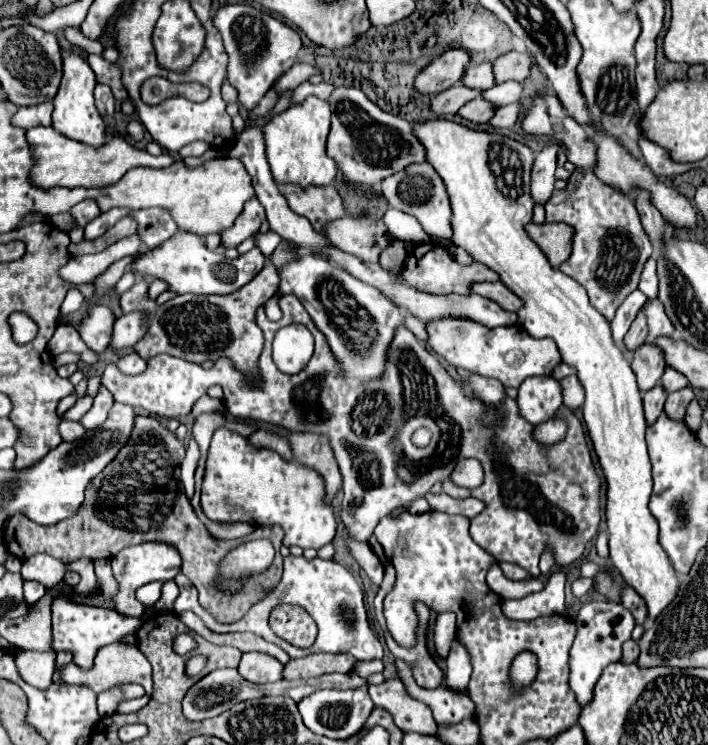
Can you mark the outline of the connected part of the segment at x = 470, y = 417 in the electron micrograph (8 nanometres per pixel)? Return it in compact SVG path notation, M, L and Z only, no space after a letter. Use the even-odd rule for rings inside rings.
M282 295L278 305L282 309L280 321L270 321L264 307L256 313L258 325L266 337L260 355L264 383L258 389L244 381L230 359L218 359L210 369L204 369L202 365L172 355L146 359L146 371L134 377L122 375L114 363L108 363L104 369L104 387L114 393L118 403L172 419L188 415L202 395L202 389L220 385L224 389L224 405L236 419L264 421L288 431L326 435L342 473L344 499L340 519L354 541L368 541L384 515L424 497L436 481L442 481L444 493L450 497L476 497L486 503L484 511L470 520L470 535L498 563L516 563L532 577L538 577L538 561L548 547L560 569L584 555L586 543L598 533L600 479L588 453L582 423L568 407L560 405L554 415L568 425L566 439L556 447L544 447L532 437L536 425L520 417L516 399L504 403L504 427L482 431L482 403L464 393L464 387L444 371L438 359L406 327L396 331L384 379L356 389L346 387L326 337L316 329L302 303L292 295ZM286 323L306 325L316 339L316 353L296 375L282 373L272 361L272 339ZM418 427L428 427L432 431L432 441L424 449L414 447L410 441L410 435ZM466 457L478 459L484 467L486 479L478 489L462 489L448 479L454 465Z

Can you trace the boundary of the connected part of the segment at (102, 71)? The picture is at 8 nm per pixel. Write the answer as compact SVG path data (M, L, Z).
M88 55L88 63L90 63L92 71L96 73L98 83L110 85L116 99L120 99L120 101L128 99L128 91L122 83L122 73L120 73L120 67L116 63L108 63L102 55Z

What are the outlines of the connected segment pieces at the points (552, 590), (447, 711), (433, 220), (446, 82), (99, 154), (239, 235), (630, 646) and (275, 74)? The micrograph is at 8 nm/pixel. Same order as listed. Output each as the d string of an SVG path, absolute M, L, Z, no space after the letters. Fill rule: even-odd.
M562 571L554 573L554 577L548 579L546 587L540 593L526 595L524 599L512 601L506 599L502 605L502 611L508 619L518 621L530 621L540 615L564 615L564 583L566 575Z
M396 661L396 669L398 669L408 693L432 709L436 725L450 727L468 717L474 717L474 705L472 705L468 693L452 693L448 687L428 691L428 689L422 689L416 685L416 681L412 677L412 669L404 661Z
M428 163L410 165L408 169L394 173L392 177L386 177L382 181L382 193L390 207L414 215L430 237L444 237L448 241L452 239L452 225L450 225L452 207L448 201L448 193L444 189L444 181L440 181L440 175L432 169L432 165Z
M448 49L432 63L428 63L416 77L414 87L422 95L438 95L458 83L468 67L468 53L464 49Z
M34 127L26 131L26 139L28 145L32 149L32 157L34 157L34 165L30 171L30 179L32 183L36 183L36 187L40 189L52 189L52 187L108 187L114 185L122 179L122 175L138 165L146 165L146 167L168 167L174 159L168 153L162 153L160 157L154 157L146 151L140 151L132 145L126 143L126 139L114 135L108 139L106 145L102 145L102 149L78 143L78 141L70 141L64 135L56 133L52 127Z
M254 195L252 201L248 201L248 205L244 205L244 211L236 219L236 223L230 229L226 229L224 233L220 233L222 235L220 245L222 247L238 247L244 239L252 237L260 229L264 219L266 219L264 207L260 205L258 197Z
M626 641L622 649L622 663L636 663L638 659L638 643L636 641Z
M250 5L220 7L214 17L214 27L220 31L226 53L230 57L228 83L236 87L238 103L242 103L250 111L260 103L260 99L268 93L268 89L272 89L278 77L294 65L296 53L302 47L300 35L294 29L290 29L286 23ZM248 55L256 55L256 57L248 57Z

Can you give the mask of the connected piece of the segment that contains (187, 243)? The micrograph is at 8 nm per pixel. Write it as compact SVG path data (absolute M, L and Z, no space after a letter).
M178 231L172 239L168 239L164 245L140 255L132 269L140 275L154 275L158 279L164 279L170 283L170 289L176 293L194 293L194 295L228 295L244 287L248 281L252 281L260 269L264 267L266 257L258 247L250 249L246 255L240 255L236 259L226 259L220 253L208 251L202 237L186 231Z

